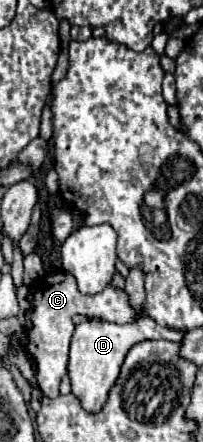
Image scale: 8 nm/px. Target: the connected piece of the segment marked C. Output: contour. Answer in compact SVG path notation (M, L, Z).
M56 273L44 277L36 289L32 285L32 329L28 331L28 353L32 361L36 361L38 371L38 385L44 397L54 399L60 395L60 379L68 369L68 345L72 337L72 317L74 315L86 315L86 317L100 317L104 321L112 323L134 323L136 317L146 315L146 305L134 307L130 305L130 299L126 297L124 289L114 287L112 283L96 295L82 295L78 291L78 283L70 273Z

